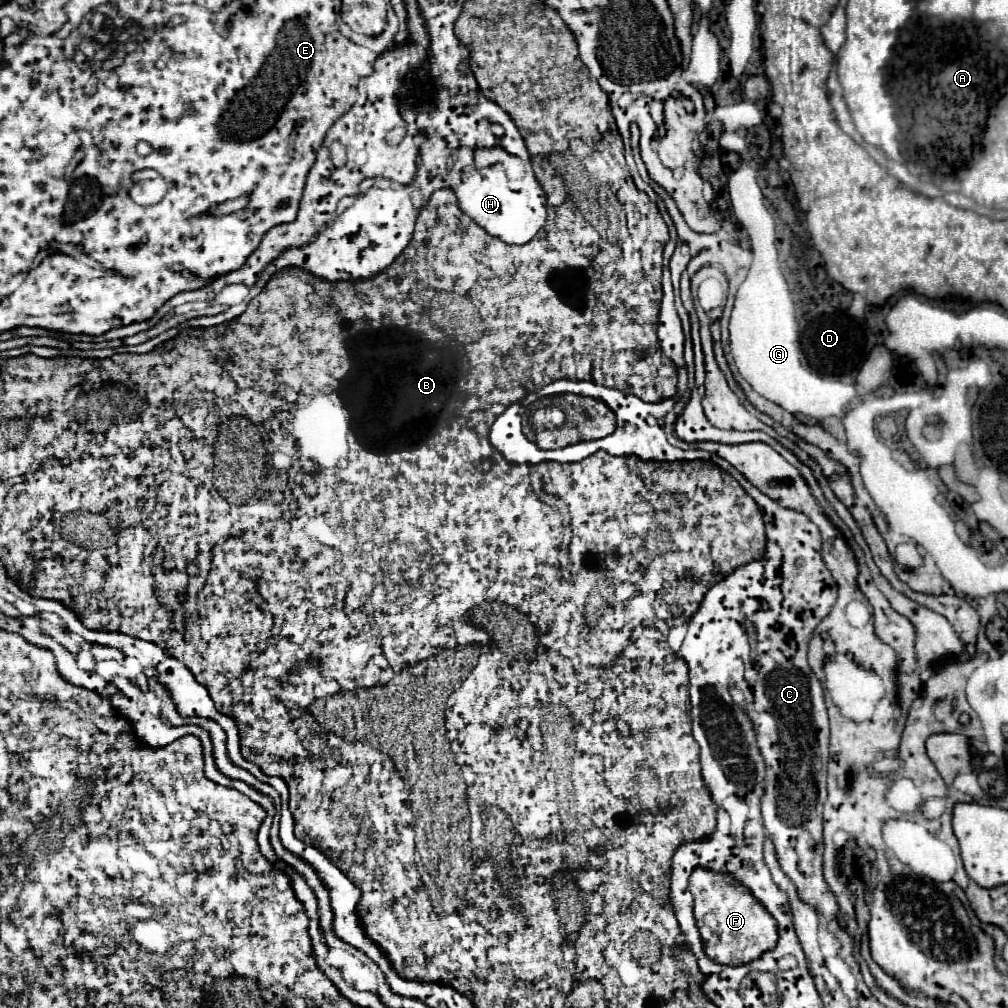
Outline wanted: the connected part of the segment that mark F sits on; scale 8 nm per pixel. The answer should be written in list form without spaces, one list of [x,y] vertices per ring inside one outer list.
[[[695,869],[689,879],[689,891],[695,903],[693,911],[703,949],[711,961],[721,965],[745,965],[777,945],[777,927],[773,917],[769,917],[769,913],[761,909],[761,903],[727,873]]]

